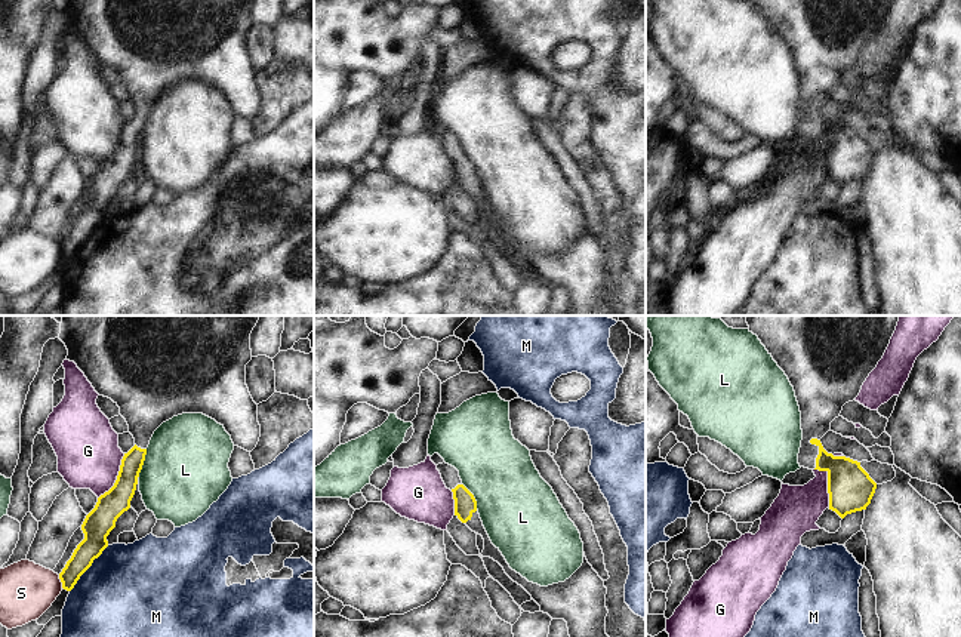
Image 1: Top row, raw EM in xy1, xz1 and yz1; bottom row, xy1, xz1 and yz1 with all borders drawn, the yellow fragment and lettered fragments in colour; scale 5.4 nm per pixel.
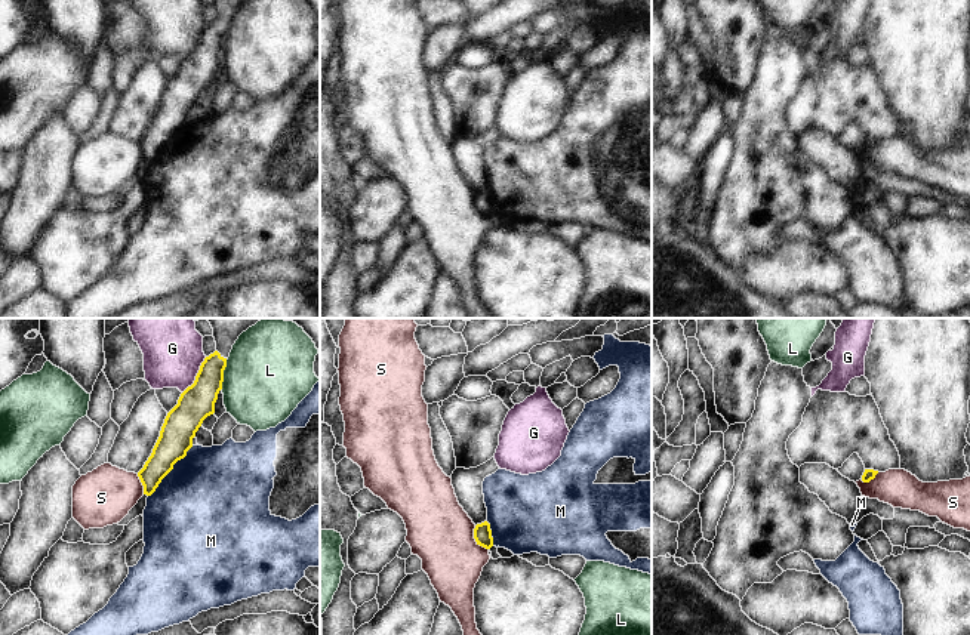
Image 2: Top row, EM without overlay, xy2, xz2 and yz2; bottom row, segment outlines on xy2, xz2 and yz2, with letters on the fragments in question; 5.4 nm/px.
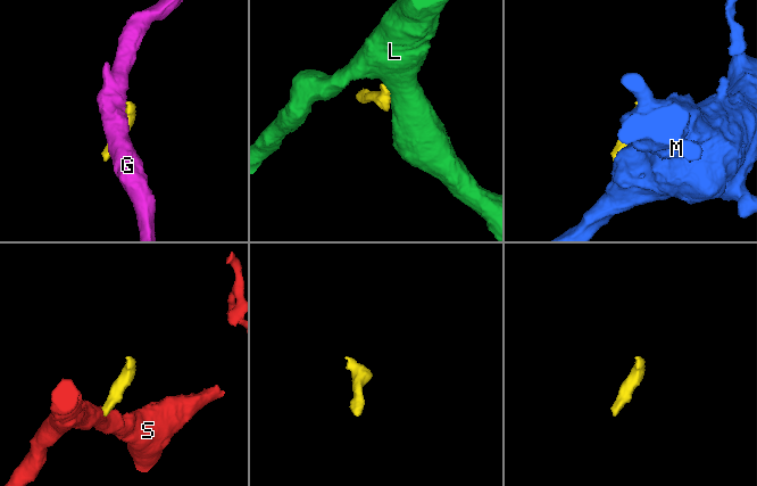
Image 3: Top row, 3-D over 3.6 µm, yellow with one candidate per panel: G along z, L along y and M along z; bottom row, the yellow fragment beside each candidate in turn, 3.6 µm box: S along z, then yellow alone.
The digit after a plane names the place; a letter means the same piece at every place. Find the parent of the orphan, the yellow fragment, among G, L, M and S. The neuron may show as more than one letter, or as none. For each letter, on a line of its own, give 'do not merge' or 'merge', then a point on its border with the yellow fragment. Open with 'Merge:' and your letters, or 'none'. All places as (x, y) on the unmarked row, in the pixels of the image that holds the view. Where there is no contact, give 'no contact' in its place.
Merge: none
G: do not merge; contact yz1 (828, 153)
L: do not merge; contact xy2 (222, 43)
M: do not merge; contact xy2 (171, 138)
S: do not merge; contact xz2 (474, 206)

